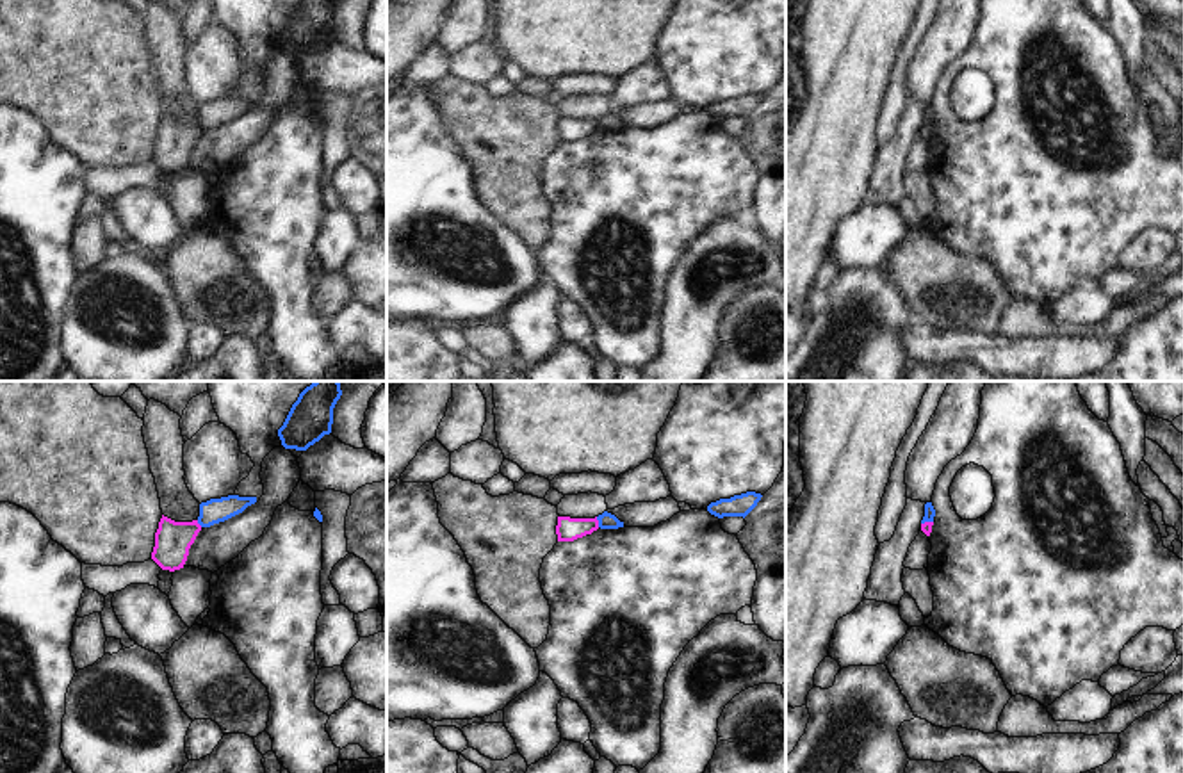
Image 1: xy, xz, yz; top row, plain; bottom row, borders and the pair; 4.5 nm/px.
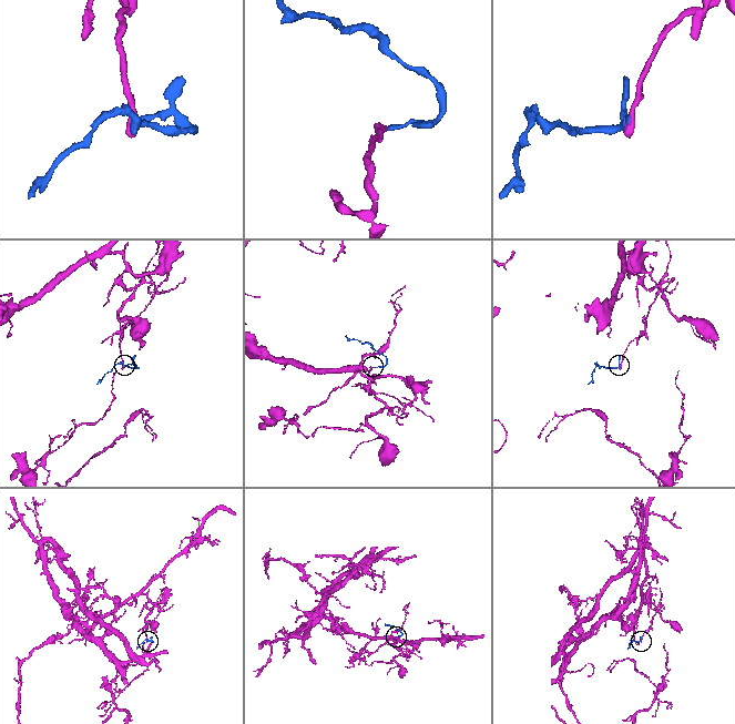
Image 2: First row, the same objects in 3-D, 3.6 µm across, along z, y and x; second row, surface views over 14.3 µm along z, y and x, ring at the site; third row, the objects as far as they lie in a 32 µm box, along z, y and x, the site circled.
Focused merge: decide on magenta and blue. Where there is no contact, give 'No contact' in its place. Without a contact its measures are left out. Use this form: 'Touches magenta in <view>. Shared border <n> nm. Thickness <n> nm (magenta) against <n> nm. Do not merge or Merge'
Touches magenta in xz. Shared border 50 nm. Thickness 110 nm (magenta) against 80 nm. Do not merge

